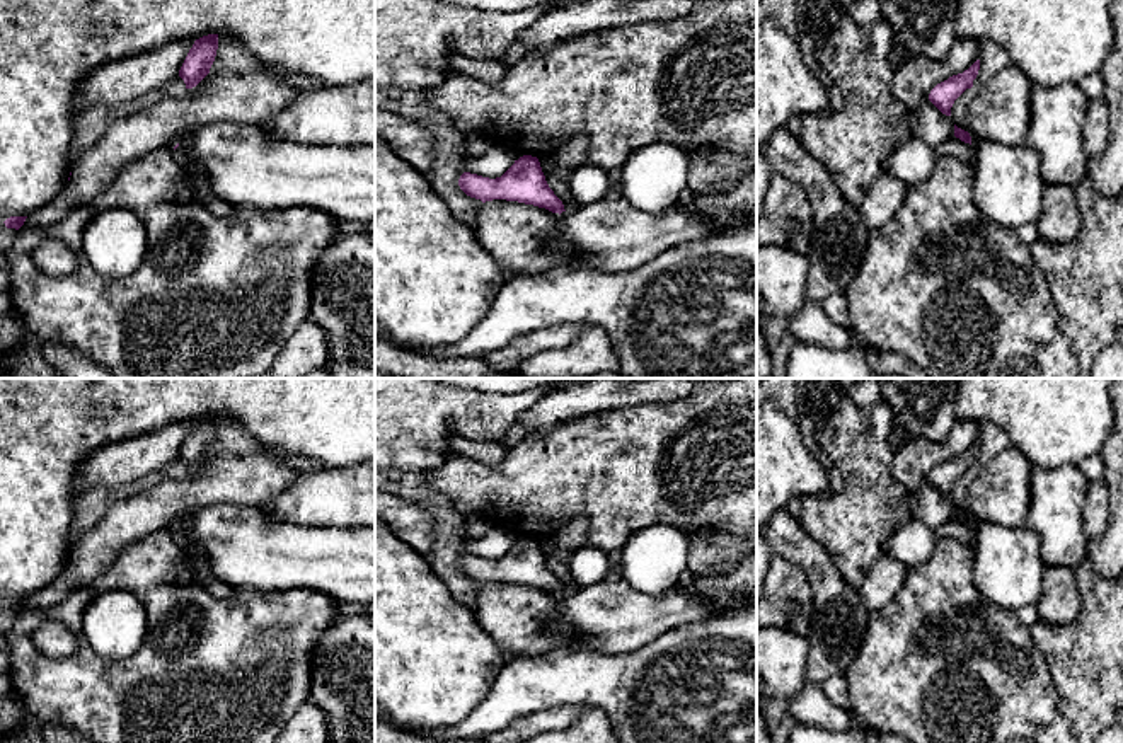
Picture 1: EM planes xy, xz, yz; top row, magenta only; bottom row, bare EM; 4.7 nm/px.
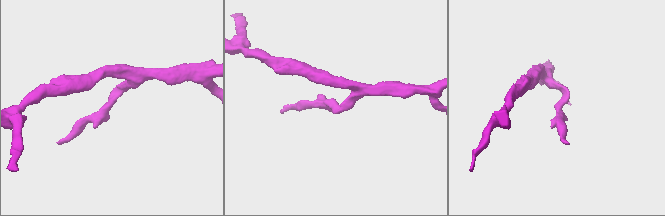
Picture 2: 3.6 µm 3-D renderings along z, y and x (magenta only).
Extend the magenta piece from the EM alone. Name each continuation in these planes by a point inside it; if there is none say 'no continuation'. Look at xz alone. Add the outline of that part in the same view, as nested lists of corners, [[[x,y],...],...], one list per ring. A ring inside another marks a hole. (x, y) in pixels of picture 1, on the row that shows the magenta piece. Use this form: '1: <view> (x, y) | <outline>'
no continuation

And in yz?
no continuation

